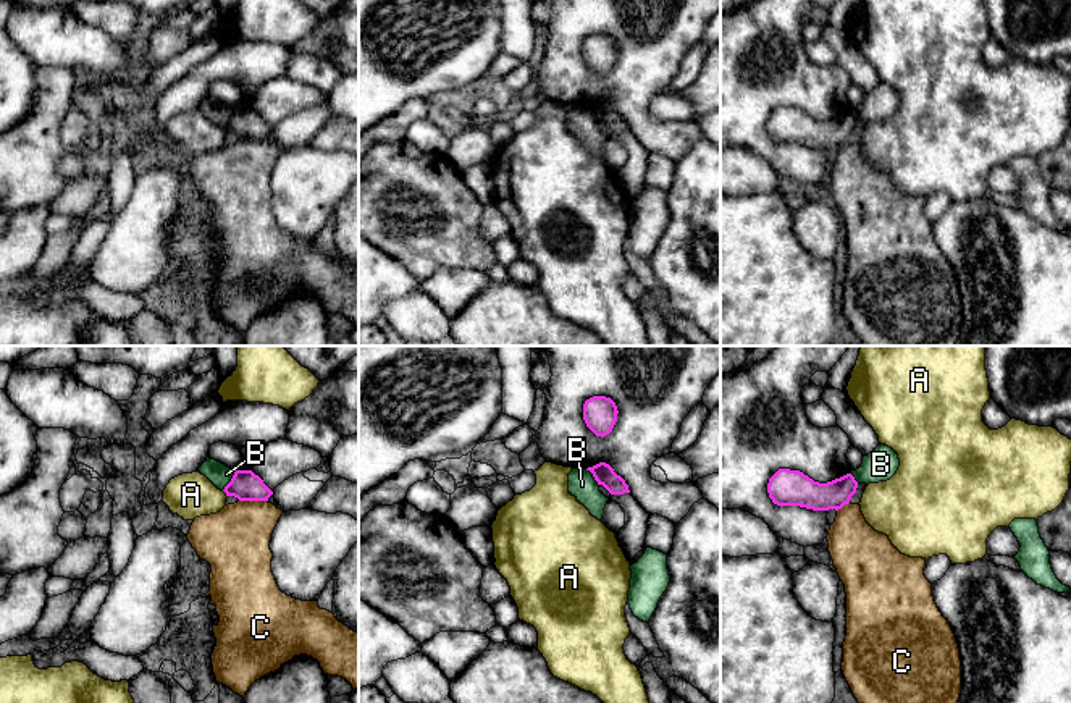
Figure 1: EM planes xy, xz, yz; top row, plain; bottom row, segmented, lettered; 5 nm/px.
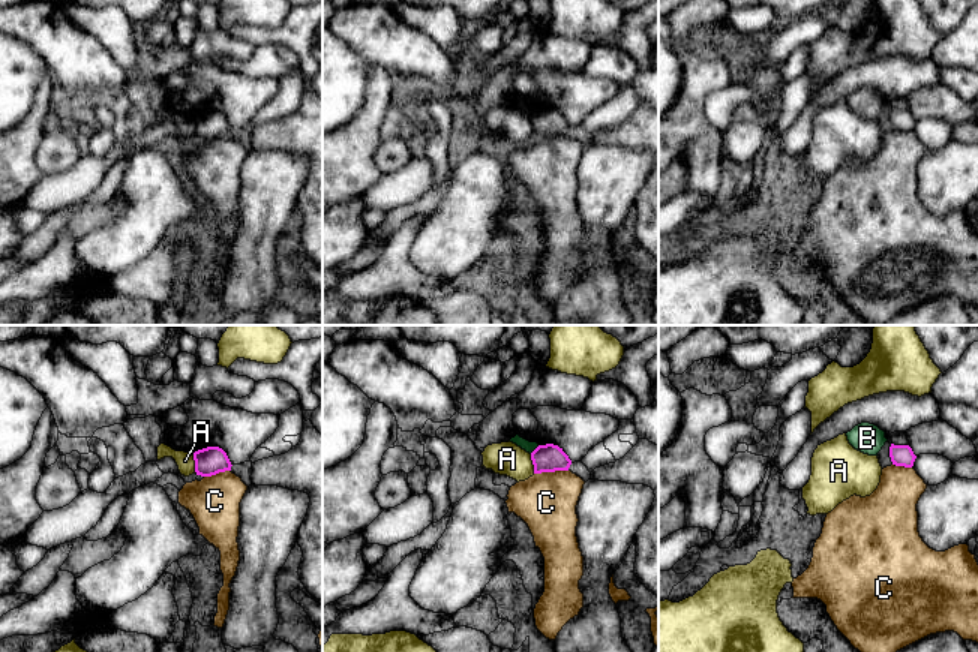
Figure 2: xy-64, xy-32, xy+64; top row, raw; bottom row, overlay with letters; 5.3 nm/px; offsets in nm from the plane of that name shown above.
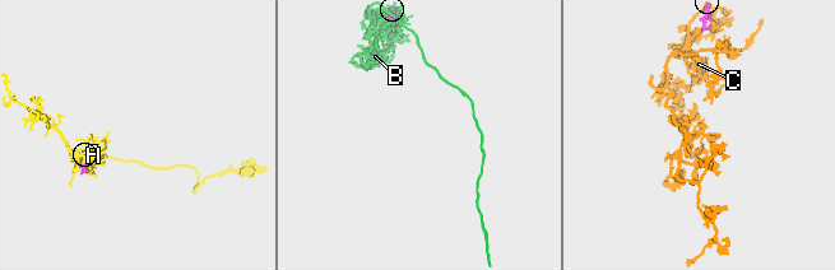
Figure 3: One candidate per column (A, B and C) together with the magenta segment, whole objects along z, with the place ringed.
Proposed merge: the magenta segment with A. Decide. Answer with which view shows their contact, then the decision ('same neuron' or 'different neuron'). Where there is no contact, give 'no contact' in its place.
meets magenta in xy; different neuron

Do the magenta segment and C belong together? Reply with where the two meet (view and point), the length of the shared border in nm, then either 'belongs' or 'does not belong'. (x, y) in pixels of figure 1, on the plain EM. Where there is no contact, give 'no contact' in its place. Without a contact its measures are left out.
xy (254, 138) | 140 nm | does not belong

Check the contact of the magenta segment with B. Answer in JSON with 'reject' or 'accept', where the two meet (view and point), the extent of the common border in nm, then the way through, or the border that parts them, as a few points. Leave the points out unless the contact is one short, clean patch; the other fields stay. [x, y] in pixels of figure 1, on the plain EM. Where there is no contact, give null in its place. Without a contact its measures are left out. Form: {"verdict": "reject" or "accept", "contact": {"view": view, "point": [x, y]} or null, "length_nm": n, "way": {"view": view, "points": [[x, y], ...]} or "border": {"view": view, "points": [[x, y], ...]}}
{"verdict": "reject", "contact": {"view": "xy", "point": [230, 120]}, "length_nm": 120, "border": {"view": "xy", "points": [[235, 110], [222, 128]]}}

